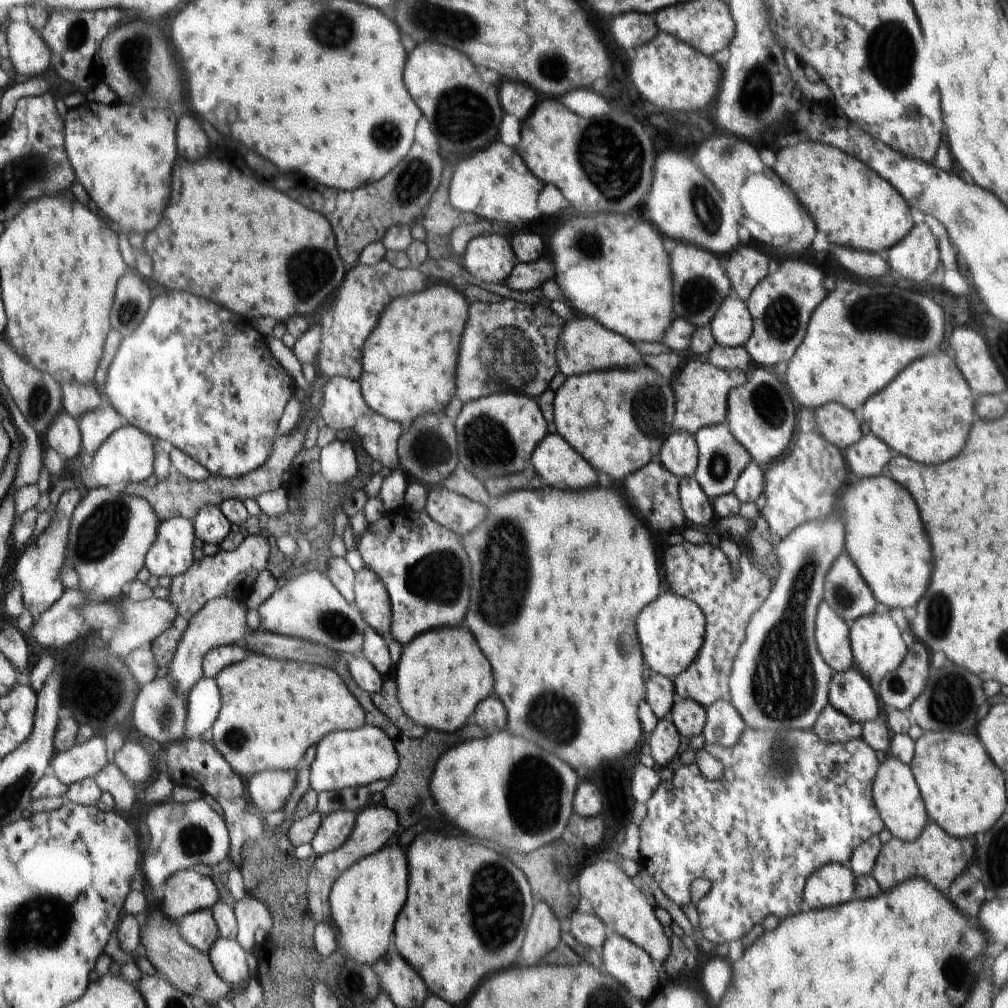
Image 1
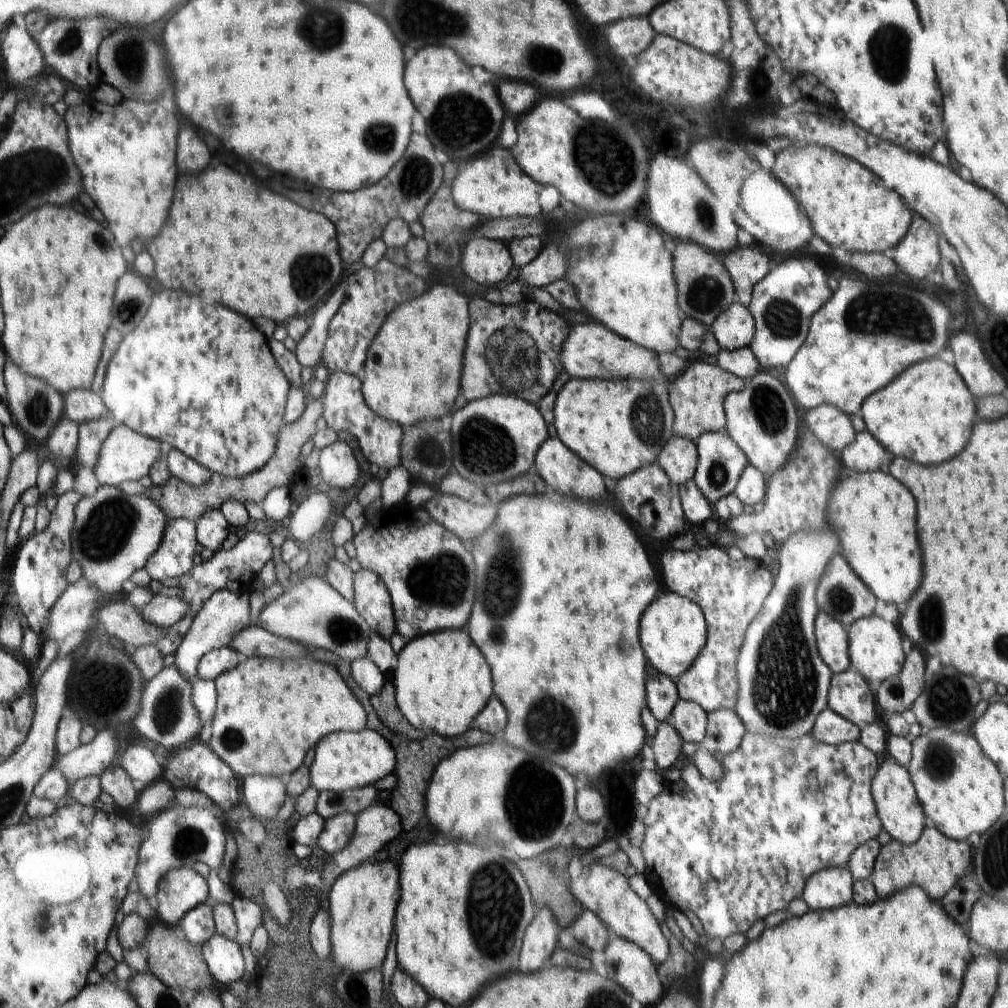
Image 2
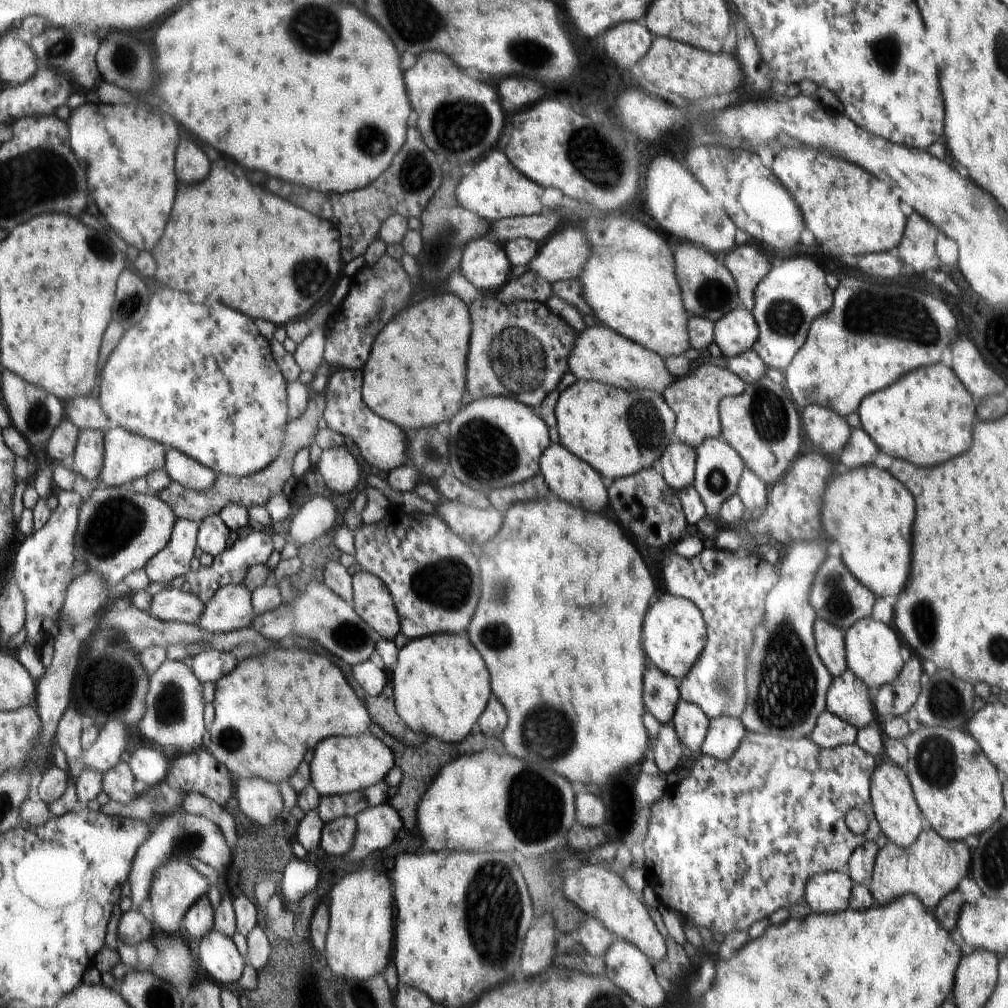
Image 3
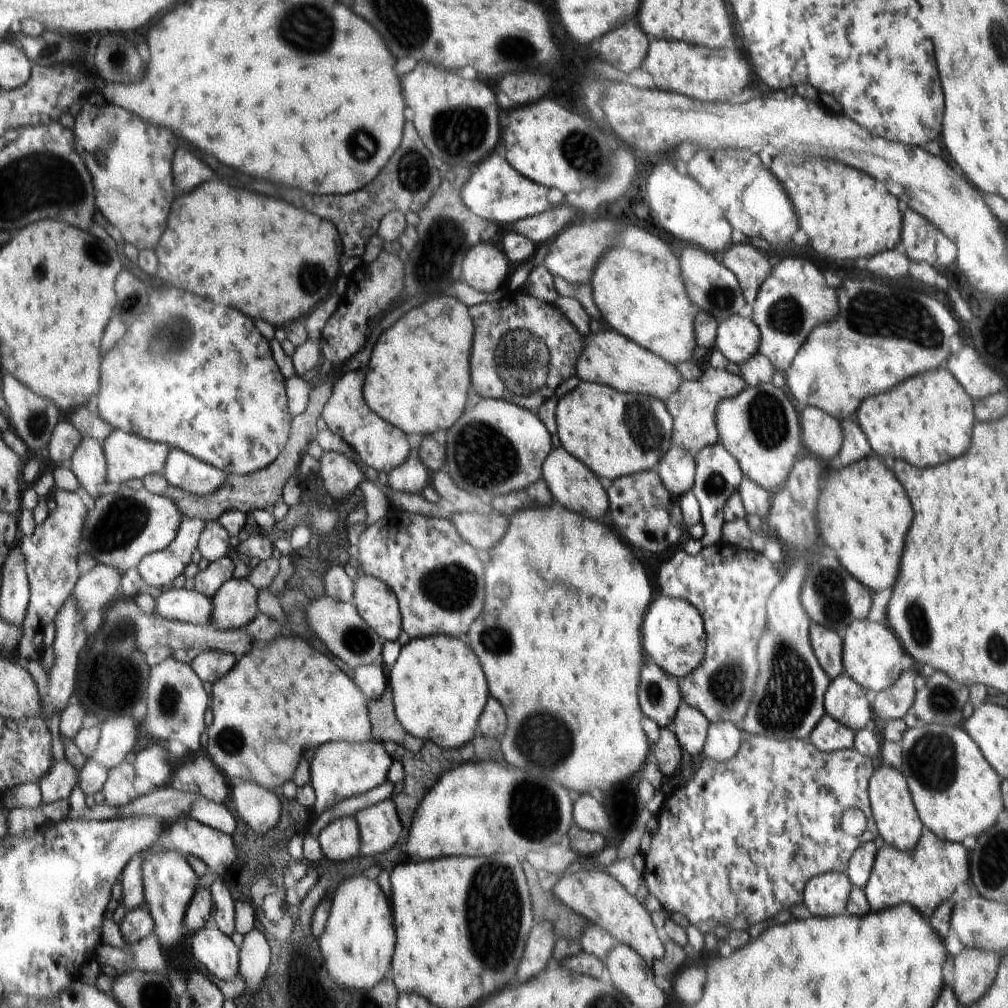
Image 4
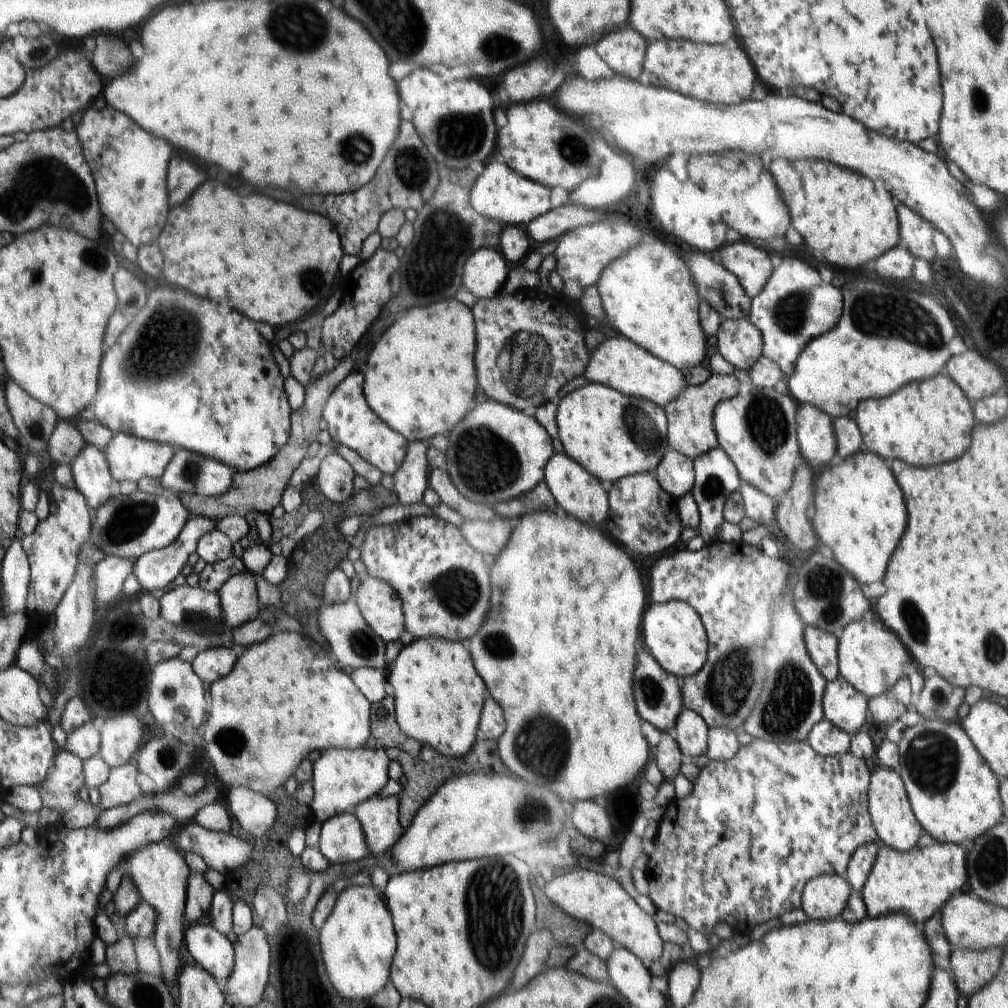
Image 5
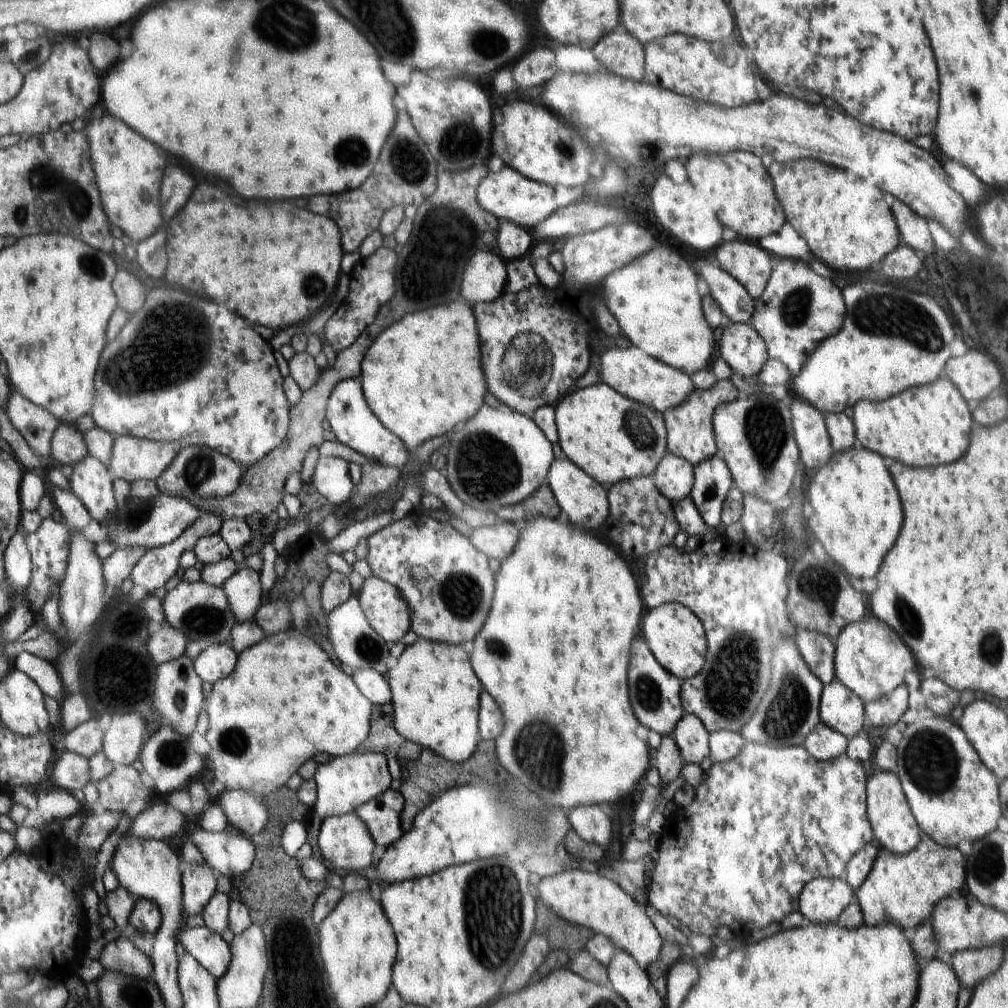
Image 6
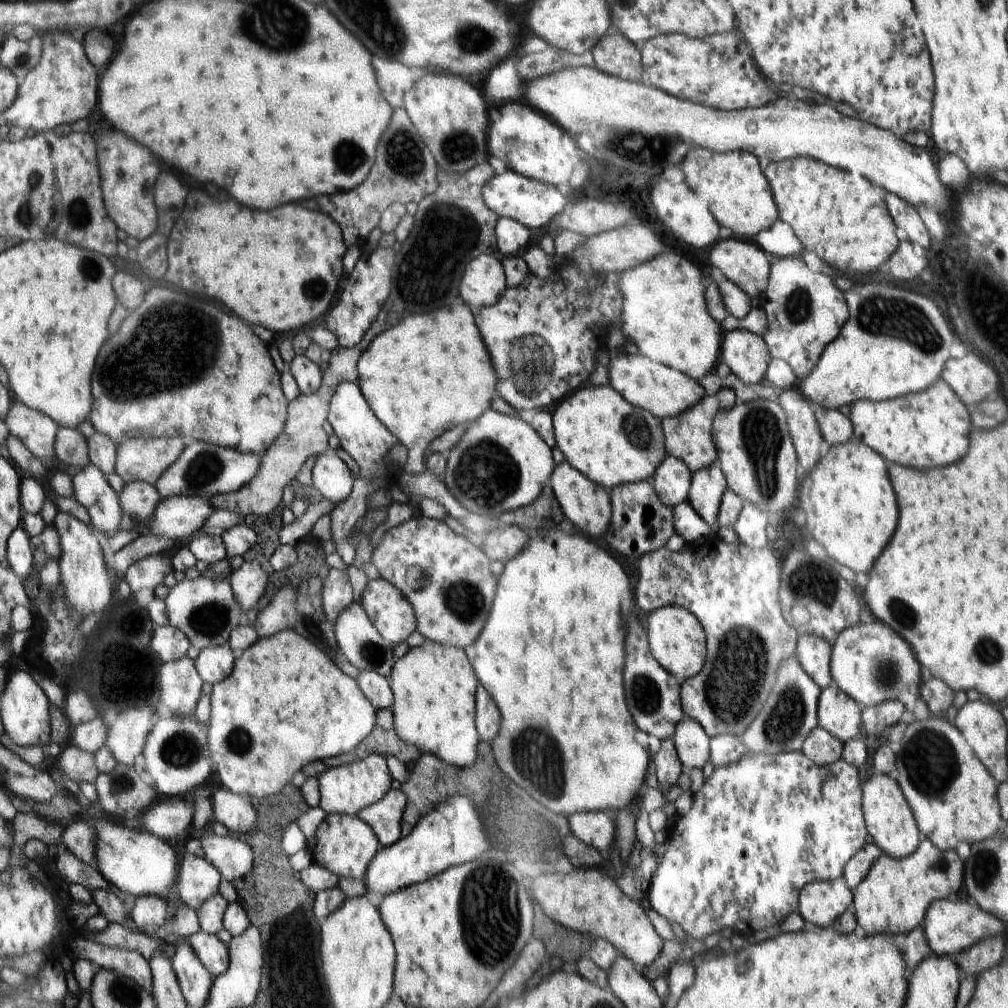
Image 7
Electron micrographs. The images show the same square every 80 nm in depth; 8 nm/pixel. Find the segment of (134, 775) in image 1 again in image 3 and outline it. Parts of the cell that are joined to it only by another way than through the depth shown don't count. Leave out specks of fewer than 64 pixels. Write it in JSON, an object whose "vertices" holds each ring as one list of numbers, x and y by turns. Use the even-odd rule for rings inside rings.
{"vertices":[[136,748,130,755,125,756,125,759,137,779,145,782,150,789,166,778,168,762,164,754,154,748]]}

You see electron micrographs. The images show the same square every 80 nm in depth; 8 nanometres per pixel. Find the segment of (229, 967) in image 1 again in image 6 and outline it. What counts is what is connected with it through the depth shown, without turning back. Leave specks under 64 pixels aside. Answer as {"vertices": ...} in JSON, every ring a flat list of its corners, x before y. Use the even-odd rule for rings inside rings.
{"vertices":[[209,927,184,928,178,933,178,942,202,964,214,978,222,980,228,972,230,964,230,948,228,944,218,936,216,931]]}

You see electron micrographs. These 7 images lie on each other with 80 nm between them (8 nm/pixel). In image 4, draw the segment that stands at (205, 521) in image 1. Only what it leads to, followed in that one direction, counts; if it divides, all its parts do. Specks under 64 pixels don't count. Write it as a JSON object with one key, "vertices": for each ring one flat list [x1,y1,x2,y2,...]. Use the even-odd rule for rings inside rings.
{"vertices":[[217,520,208,521,200,534,197,550,211,564,229,554,230,537,229,532]]}

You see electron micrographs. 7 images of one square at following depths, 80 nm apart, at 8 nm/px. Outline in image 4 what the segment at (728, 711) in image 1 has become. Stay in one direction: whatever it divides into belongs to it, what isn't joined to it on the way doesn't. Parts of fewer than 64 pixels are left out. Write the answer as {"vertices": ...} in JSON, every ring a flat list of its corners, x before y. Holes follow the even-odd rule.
{"vertices":[[729,721,711,723,702,757,720,763,733,760,741,749,741,731,740,726]]}

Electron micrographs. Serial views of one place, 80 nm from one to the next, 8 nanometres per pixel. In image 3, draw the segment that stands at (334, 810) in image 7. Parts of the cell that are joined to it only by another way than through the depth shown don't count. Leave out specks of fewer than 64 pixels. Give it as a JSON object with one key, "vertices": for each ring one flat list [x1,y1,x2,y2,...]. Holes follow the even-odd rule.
{"vertices":[[368,732,360,737,329,737,313,752,309,764,312,786,320,796,348,794,362,790,385,780,395,765,393,751,374,734]]}

